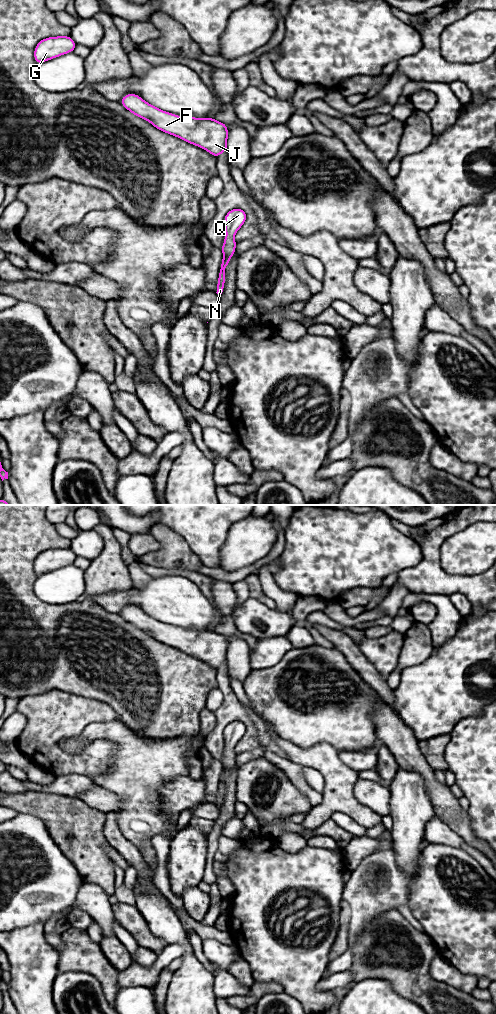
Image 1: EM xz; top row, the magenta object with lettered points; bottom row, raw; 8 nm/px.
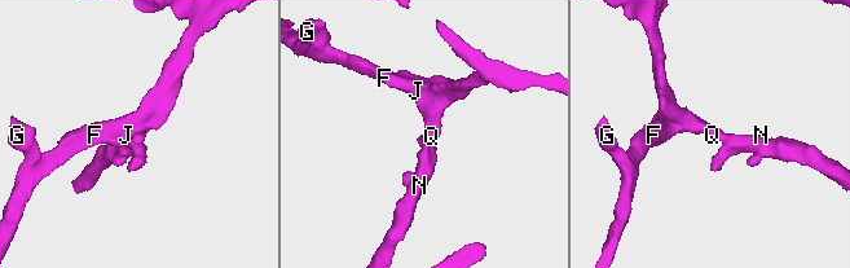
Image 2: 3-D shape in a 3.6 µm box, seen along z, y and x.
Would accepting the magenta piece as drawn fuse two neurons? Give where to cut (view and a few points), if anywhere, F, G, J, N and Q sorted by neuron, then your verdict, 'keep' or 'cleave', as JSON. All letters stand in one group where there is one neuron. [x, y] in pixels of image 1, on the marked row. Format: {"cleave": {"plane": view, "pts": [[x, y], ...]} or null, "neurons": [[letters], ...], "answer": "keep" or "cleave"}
{"cleave": null, "neurons": [["F", "G", "J", "N", "Q"]], "answer": "keep"}

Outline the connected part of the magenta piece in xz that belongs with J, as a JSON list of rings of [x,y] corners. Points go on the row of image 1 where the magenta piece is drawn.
[[[134,93],[126,94],[119,102],[155,128],[196,145],[215,158],[227,152],[228,128],[225,123],[214,118],[177,116],[156,108]]]

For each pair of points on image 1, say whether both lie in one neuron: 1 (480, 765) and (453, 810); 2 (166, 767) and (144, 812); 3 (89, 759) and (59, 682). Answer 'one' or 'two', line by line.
1: two
2: one
3: two

